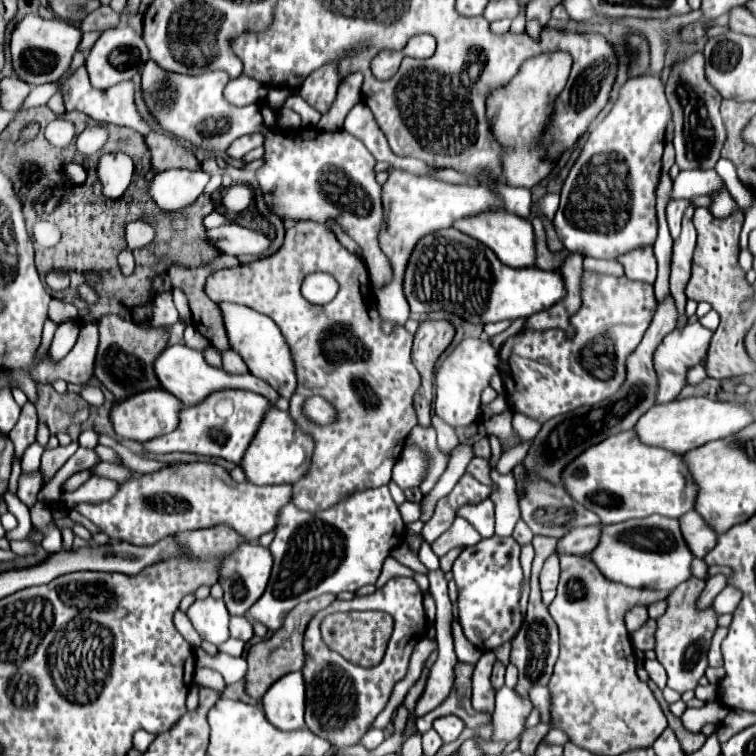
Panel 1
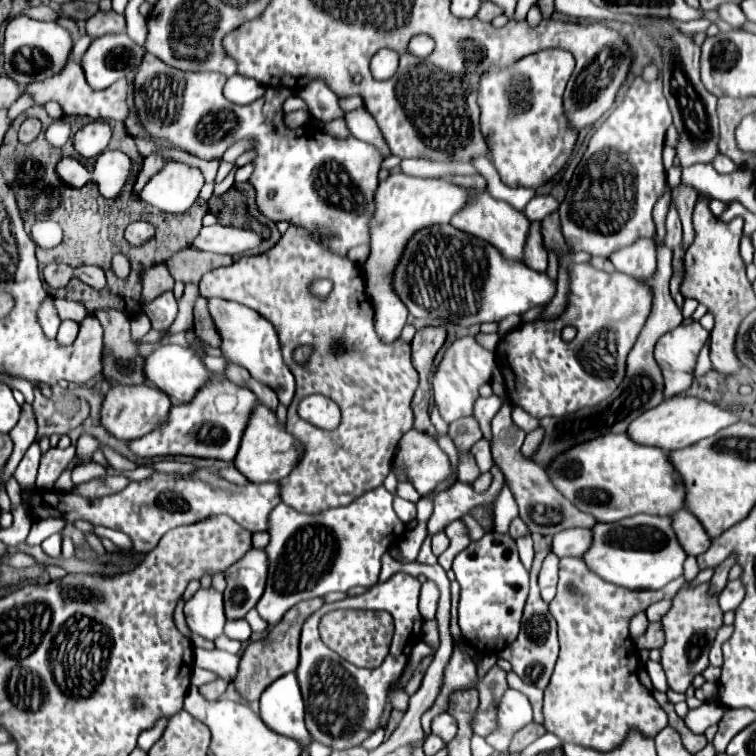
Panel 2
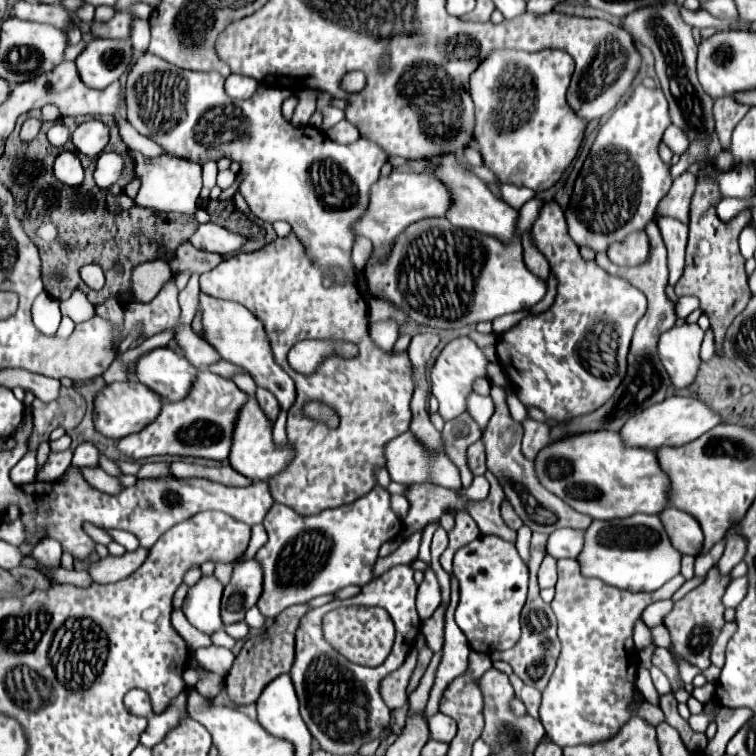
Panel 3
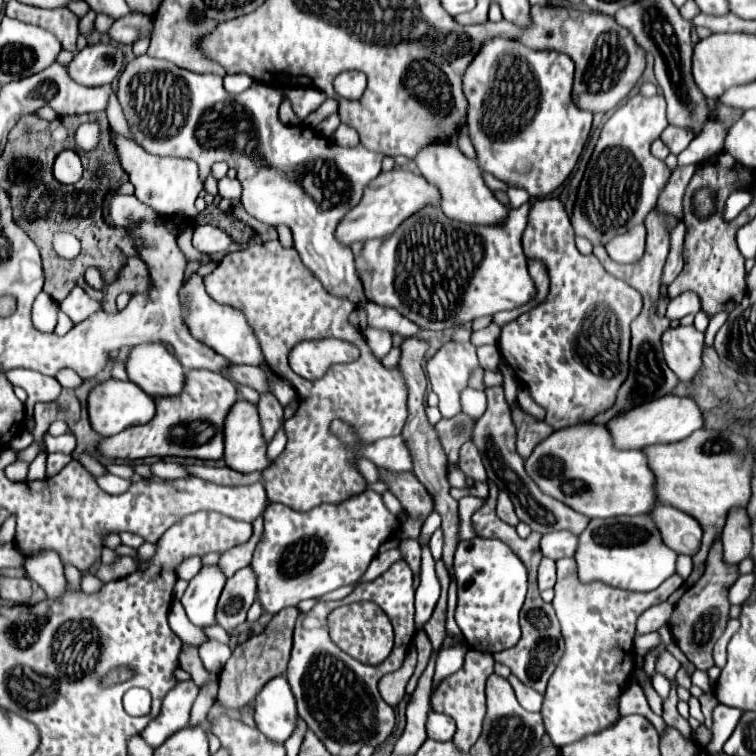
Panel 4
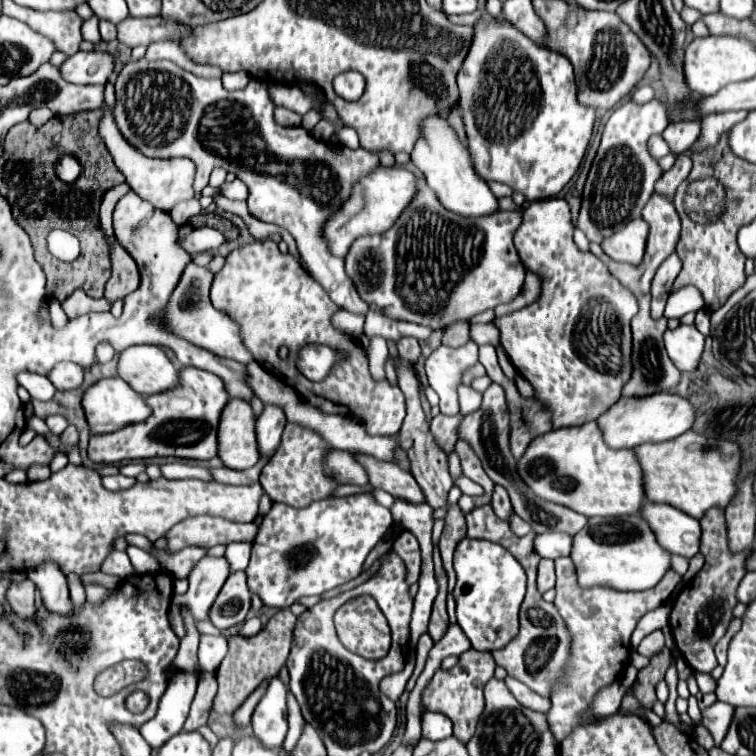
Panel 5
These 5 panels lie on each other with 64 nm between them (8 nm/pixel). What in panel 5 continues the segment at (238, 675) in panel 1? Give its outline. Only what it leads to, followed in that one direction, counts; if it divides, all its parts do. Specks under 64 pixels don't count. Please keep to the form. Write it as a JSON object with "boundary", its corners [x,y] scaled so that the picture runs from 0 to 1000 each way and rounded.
{"boundary":[[[265,841],[262,876],[267,889],[286,889],[299,862],[302,862],[302,849],[296,841]]]}

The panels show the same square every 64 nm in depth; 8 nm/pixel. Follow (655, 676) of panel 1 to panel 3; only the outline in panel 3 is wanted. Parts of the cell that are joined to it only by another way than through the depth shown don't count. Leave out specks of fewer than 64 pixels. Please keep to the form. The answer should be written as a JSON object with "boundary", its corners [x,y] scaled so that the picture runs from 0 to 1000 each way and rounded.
{"boundary":[[[868,881],[860,884],[860,892],[862,892],[862,902],[865,902],[865,907],[868,907],[868,913],[870,913],[873,921],[889,915],[889,913],[886,913],[886,902],[884,902],[884,897],[881,897]]]}

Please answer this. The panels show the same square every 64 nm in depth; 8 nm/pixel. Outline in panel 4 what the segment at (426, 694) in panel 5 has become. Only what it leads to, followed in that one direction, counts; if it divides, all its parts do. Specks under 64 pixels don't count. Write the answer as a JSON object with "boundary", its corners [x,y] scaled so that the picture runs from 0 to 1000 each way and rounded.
{"boundary":[[[619,857],[616,868],[614,868],[614,881],[595,892],[593,897],[587,897],[574,913],[571,913],[571,923],[569,923],[569,934],[574,942],[590,944],[595,950],[601,950],[603,955],[603,971],[601,971],[601,981],[611,995],[619,995],[622,987],[632,979],[635,966],[638,966],[638,952],[643,944],[643,923],[640,923],[640,905],[646,899],[646,894],[653,889],[653,870],[648,862],[632,862]]]}

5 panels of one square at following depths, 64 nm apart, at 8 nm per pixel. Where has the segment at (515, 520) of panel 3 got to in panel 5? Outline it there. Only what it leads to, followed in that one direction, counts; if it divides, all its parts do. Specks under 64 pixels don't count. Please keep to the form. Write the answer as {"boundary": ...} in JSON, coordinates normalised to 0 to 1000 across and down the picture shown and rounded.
{"boundary":[[[653,643],[653,653],[651,653],[651,664],[648,667],[651,667],[651,672],[653,672],[653,677],[656,677],[659,685],[672,688],[675,677],[677,677],[677,667],[675,667],[675,659],[672,659],[669,646]]]}

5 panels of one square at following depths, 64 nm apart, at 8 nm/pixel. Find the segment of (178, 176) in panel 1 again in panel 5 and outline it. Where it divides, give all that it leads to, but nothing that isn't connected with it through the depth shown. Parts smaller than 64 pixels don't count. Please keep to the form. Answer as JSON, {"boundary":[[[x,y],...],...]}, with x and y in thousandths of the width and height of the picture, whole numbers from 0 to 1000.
{"boundary":[[[140,135],[135,138],[135,156],[130,164],[130,177],[138,185],[140,196],[146,198],[153,222],[164,230],[167,241],[172,243],[172,249],[180,251],[180,257],[190,265],[196,265],[204,275],[222,280],[230,270],[241,267],[241,265],[251,265],[257,262],[257,251],[254,251],[254,241],[257,241],[257,214],[251,214],[249,209],[196,209],[190,204],[185,204],[177,193],[172,193],[167,188],[167,183],[156,175],[151,159],[148,159],[148,148],[140,140]]]}

